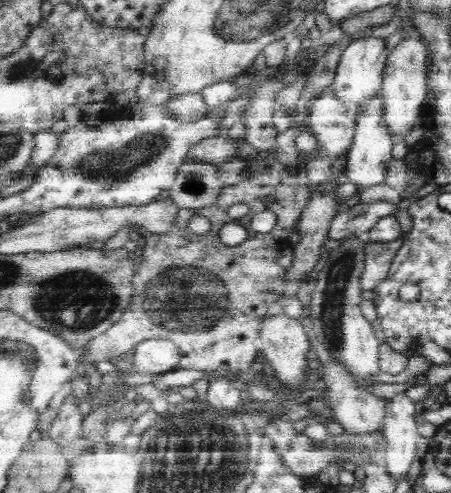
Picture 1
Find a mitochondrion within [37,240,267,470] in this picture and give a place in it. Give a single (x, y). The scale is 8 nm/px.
(181, 300)

